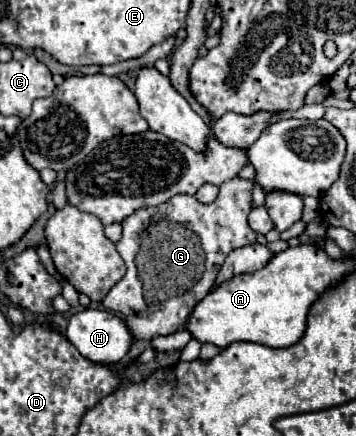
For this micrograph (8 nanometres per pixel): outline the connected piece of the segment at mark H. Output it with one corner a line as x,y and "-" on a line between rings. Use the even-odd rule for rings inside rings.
86,308
70,318
66,338
78,348
78,352
86,360
96,364
114,364
122,360
128,348
132,346
132,336
128,336
128,328
124,328
124,322
116,314
106,310
92,310
92,308

